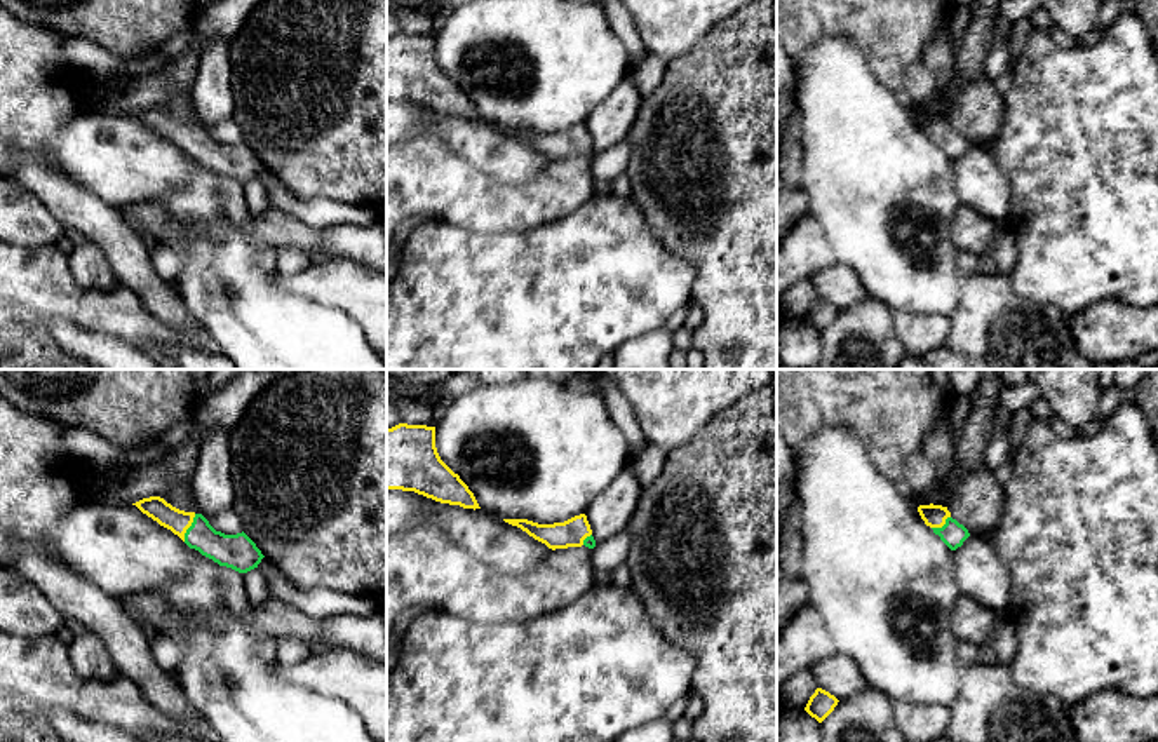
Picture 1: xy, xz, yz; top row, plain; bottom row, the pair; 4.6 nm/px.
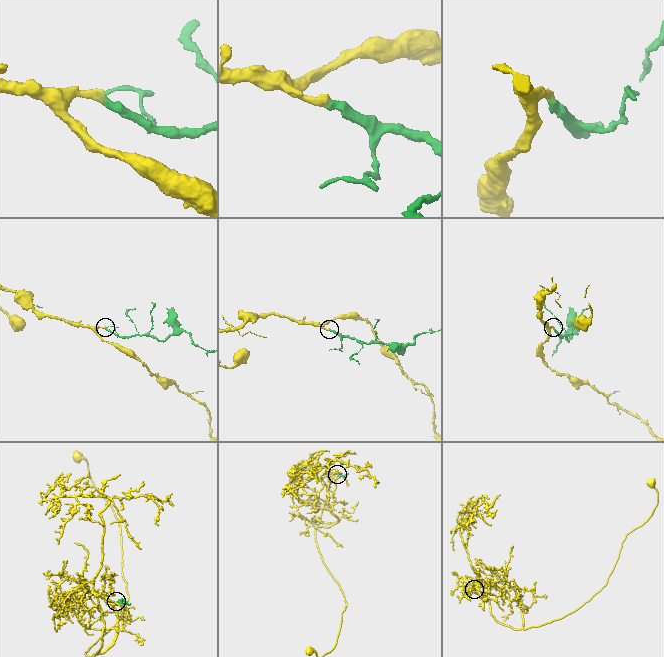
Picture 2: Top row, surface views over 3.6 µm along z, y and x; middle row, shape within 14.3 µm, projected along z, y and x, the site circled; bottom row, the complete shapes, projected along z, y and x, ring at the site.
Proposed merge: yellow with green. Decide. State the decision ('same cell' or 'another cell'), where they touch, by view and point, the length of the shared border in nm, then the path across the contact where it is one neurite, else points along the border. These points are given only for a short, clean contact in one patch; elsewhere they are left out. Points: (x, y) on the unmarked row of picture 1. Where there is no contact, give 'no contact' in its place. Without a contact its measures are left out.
same cell; contact xy (188, 136); length 140 nm; way xy (178, 131), (188, 136), (211, 154), (234, 161)

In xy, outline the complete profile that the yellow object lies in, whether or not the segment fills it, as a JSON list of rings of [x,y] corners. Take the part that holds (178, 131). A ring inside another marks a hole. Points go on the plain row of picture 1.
[[[160,106],[143,108],[132,115],[219,176],[247,183],[265,167],[244,141],[237,145],[216,141],[202,124],[179,120]]]

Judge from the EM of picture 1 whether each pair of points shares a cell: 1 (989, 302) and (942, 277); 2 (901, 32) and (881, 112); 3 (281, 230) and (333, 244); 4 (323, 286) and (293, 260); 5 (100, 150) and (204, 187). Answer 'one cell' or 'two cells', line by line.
1: two cells
2: two cells
3: one cell
4: two cells
5: two cells

